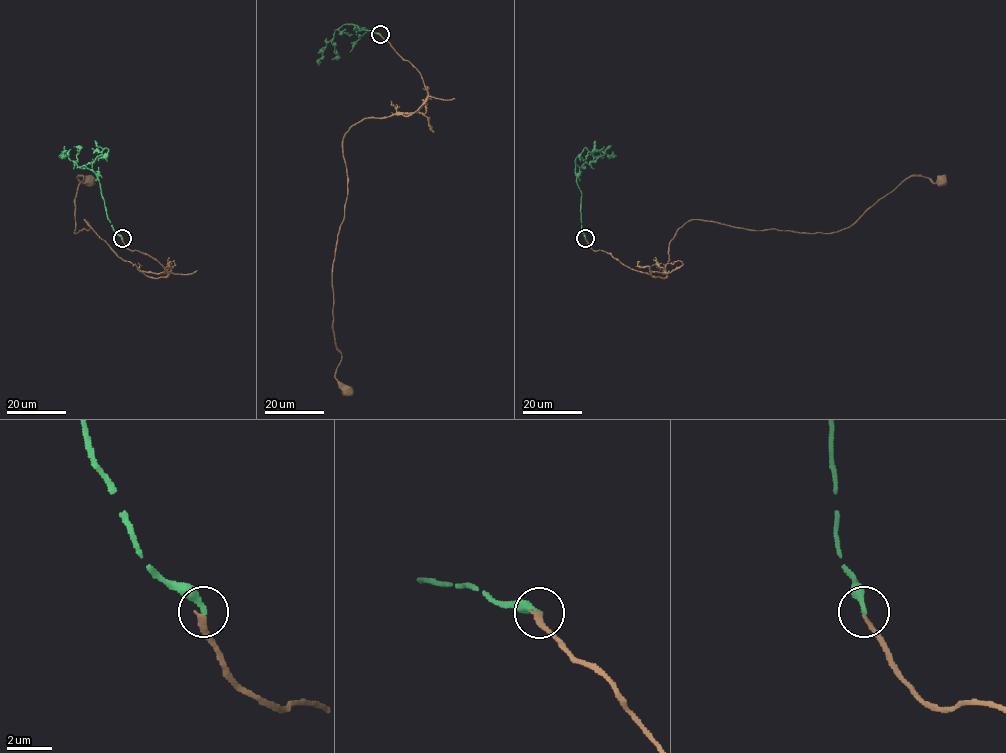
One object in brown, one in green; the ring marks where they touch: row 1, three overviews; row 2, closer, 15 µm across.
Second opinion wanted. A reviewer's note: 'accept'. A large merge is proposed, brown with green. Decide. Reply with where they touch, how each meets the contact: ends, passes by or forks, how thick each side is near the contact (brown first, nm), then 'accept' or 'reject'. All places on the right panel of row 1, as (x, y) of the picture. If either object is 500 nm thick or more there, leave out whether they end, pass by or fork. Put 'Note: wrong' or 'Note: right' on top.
Note: wrong
place (585, 238); brown ends; green ends; calibres 240 and 280 nm; reject

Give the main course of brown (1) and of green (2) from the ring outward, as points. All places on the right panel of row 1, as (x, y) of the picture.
1: (585, 238), (593, 250), (663, 278), (669, 243), (690, 221), (831, 233), (851, 226), (910, 176), (941, 180)
2: (585, 238), (580, 210), (582, 193), (575, 168), (596, 156), (616, 155)

